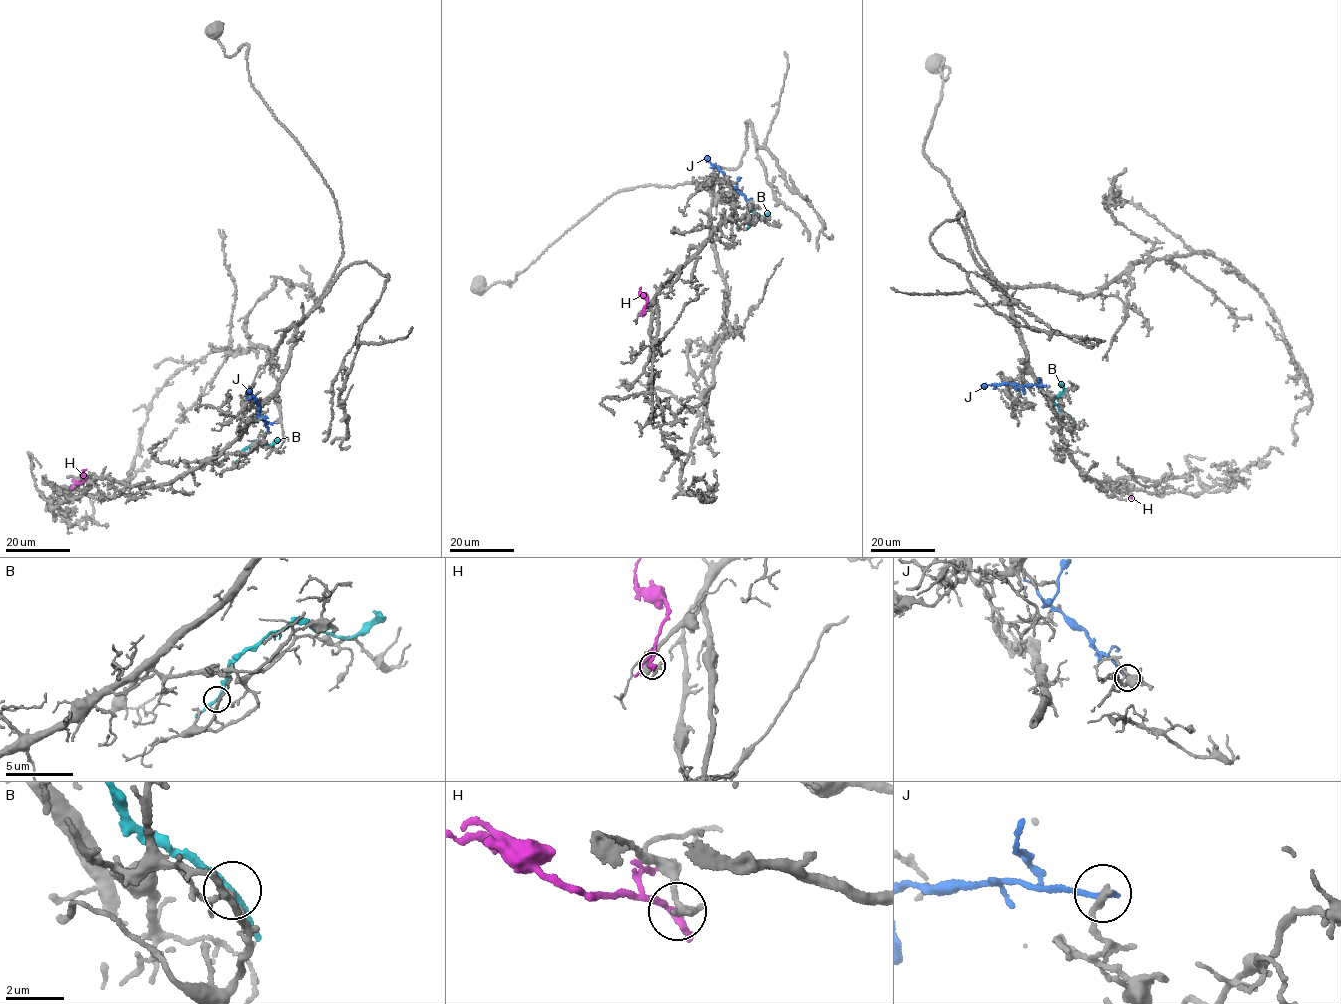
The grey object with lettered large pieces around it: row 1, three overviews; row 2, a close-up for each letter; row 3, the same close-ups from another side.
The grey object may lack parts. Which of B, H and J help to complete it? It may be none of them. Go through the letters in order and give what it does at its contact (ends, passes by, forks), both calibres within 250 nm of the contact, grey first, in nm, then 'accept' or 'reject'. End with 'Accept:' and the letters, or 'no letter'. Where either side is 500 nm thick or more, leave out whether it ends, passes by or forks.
B: it passes by | 110/200 nm | reject
H: it ends | 340/320 nm | reject
J: it ends | 280/240 nm | reject
Accept: no letter

